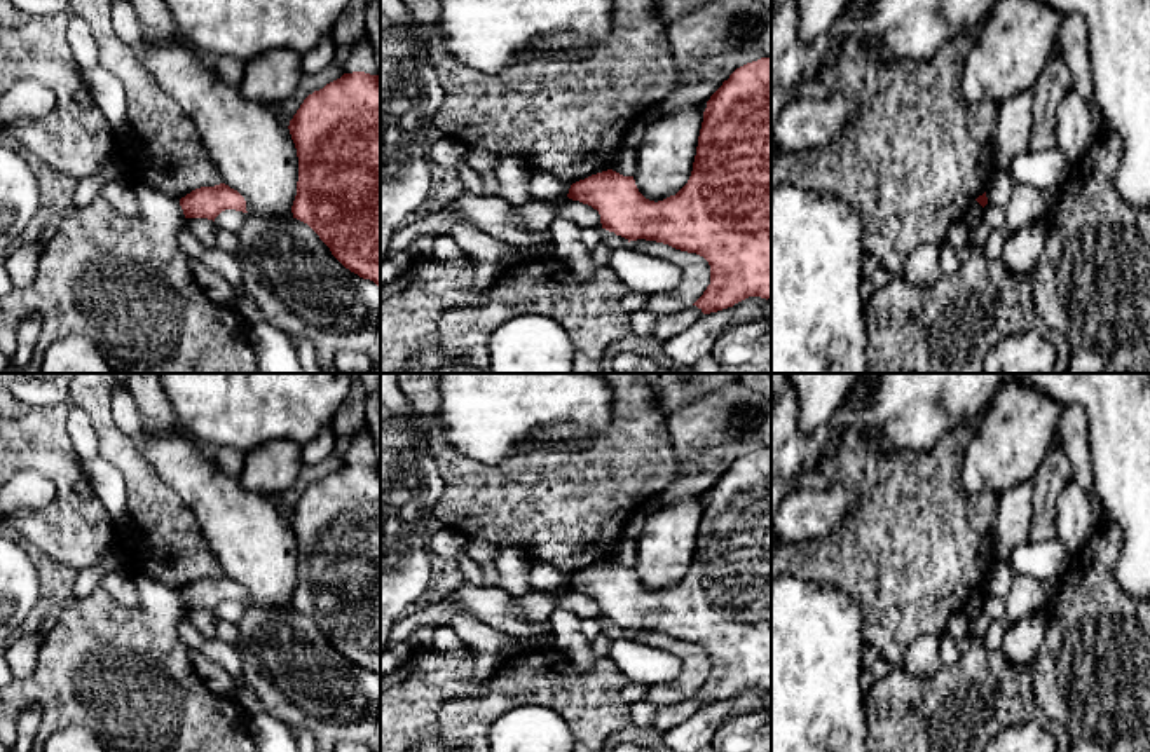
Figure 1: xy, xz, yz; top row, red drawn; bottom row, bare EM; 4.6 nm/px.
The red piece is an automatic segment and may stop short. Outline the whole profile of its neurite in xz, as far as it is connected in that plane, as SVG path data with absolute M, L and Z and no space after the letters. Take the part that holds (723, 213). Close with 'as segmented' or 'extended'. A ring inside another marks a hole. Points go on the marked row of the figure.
M771 58L736 68L710 96L703 112L688 183L663 201L646 199L633 176L613 169L571 185L569 199L592 206L602 229L696 253L710 265L710 284L693 304L703 314L749 298L771 298Z; as segmented

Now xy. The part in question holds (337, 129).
M344 73L309 94L288 129L298 157L293 218L307 223L346 269L380 288L380 77Z; as segmented

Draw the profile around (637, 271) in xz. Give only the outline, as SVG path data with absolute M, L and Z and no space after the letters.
M630 244L611 251L609 269L628 291L639 291L647 297L672 291L682 279L675 265L663 258L640 253Z

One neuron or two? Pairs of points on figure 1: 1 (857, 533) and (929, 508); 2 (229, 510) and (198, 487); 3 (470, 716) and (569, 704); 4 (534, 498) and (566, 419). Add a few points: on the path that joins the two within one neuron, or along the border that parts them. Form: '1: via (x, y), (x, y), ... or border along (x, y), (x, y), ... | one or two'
1: via (875, 533), (904, 533), (911, 526) | one
2: via (222, 506), (205, 489) | one
3: via (494, 700), (506, 690), (545, 690) | one
4: border along (595, 435), (581, 445), (519, 444), (515, 447) | two

